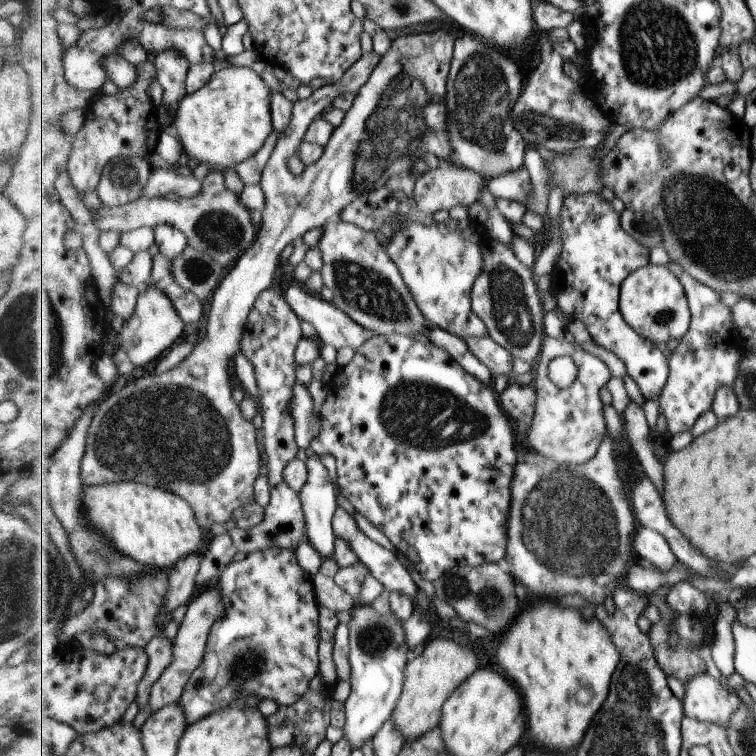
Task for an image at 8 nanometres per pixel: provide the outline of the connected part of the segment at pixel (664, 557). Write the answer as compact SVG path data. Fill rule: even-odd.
M643 526L635 534L633 544L635 544L635 550L639 556L653 562L659 571L669 572L669 570L677 567L679 559L667 539L660 532Z

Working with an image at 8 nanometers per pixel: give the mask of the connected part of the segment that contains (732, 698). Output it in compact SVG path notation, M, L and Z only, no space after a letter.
M707 672L684 685L683 702L686 716L721 724L725 729L731 726L731 716L743 704L735 692Z

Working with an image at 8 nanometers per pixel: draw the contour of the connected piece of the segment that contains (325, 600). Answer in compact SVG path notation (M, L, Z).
M321 571L314 575L314 586L321 607L327 607L333 612L351 612L357 603L357 599L343 590L334 577L325 576Z

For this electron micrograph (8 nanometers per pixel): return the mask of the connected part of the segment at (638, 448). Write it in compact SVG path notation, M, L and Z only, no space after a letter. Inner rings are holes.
M630 400L623 416L625 419L624 436L631 445L632 454L637 456L637 460L641 462L645 473L655 483L657 490L663 490L665 464L659 462L655 456L653 444L651 444L654 431L647 424L645 410Z

